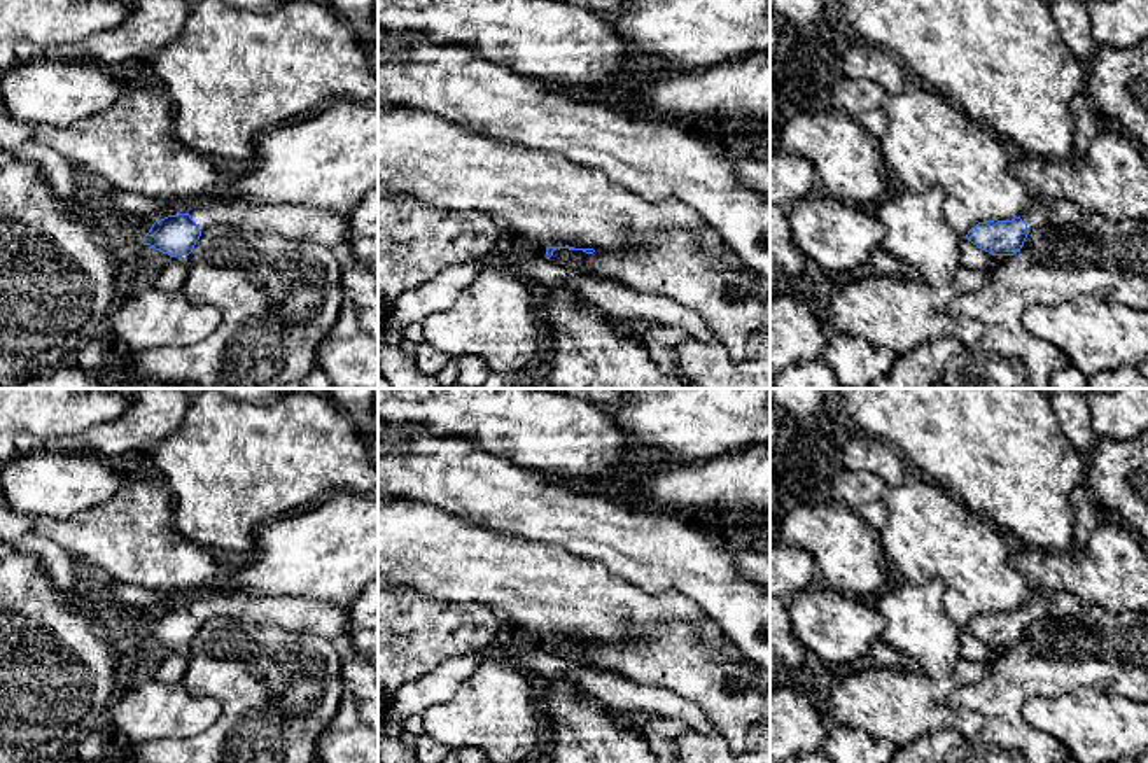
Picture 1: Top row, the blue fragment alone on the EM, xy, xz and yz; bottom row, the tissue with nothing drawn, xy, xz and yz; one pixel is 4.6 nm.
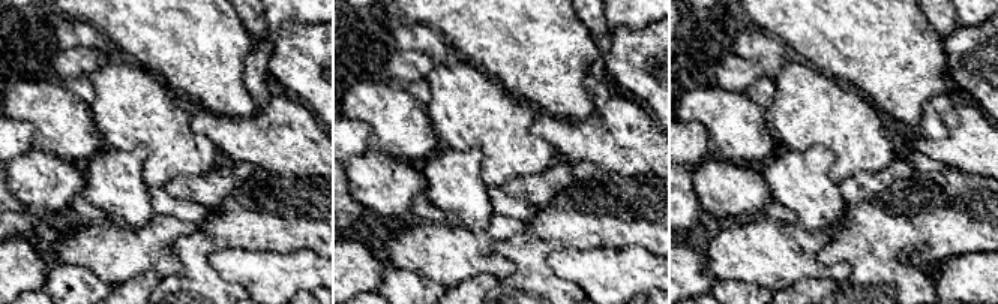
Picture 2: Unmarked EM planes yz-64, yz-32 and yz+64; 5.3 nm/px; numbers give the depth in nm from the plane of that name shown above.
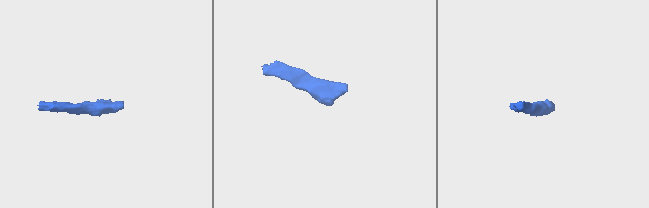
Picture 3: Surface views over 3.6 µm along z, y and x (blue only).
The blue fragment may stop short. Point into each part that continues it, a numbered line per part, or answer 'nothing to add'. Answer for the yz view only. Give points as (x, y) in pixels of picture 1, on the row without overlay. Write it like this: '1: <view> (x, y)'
1: yz (1036, 608)

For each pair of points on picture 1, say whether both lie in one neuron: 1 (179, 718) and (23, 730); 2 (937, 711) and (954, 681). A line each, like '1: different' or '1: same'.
1: different
2: same

